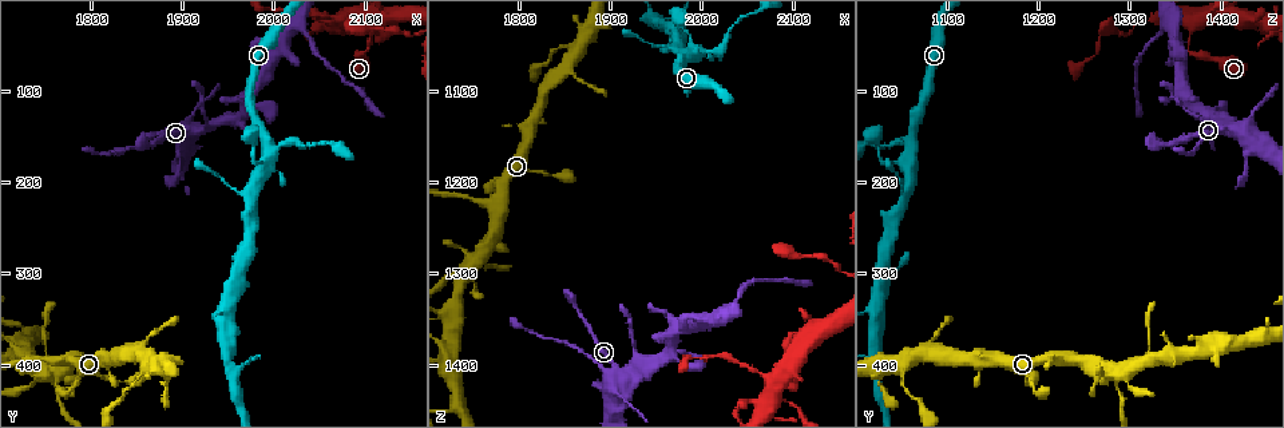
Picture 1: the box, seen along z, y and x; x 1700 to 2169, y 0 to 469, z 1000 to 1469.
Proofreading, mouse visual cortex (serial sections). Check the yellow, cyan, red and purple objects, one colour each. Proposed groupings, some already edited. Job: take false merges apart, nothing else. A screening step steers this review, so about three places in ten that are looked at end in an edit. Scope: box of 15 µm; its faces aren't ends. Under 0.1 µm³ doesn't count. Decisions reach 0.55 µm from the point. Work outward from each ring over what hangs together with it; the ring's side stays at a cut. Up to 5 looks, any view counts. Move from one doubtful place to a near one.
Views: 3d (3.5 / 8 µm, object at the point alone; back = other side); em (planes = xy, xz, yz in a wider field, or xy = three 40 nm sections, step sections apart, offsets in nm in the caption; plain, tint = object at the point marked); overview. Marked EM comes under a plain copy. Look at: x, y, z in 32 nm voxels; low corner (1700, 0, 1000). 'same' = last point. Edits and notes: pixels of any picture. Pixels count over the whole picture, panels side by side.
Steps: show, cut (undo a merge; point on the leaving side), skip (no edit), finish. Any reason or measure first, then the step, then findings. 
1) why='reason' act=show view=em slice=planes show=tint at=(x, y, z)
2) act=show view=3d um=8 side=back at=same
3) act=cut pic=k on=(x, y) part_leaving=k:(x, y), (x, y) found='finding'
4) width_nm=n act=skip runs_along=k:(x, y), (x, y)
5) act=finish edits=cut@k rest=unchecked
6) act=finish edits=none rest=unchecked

why='abrupt turn' act=show view=3d um=3.5 at=(1990, 175, 1060)

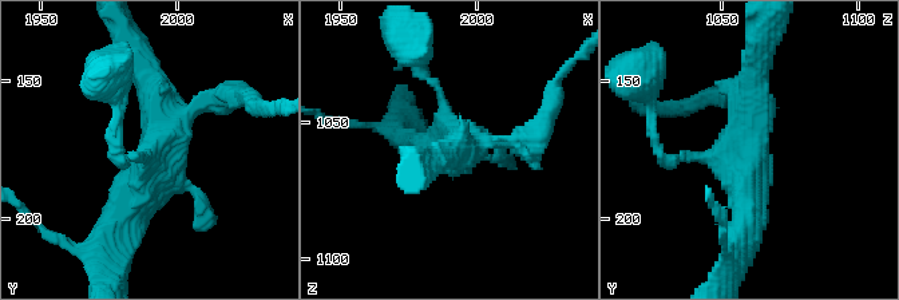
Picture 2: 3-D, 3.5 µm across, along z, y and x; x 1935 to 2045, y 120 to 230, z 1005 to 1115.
act=show view=em slice=planes show=tint at=(1992, 175, 1059)

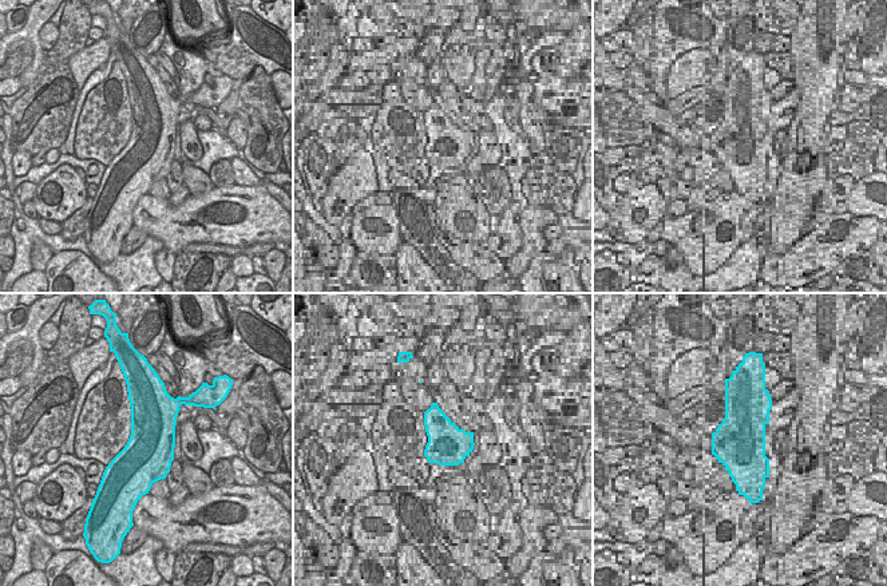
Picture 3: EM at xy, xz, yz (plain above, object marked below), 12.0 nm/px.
act=skip runs_along=2:(142, 67), (162, 145), (117, 227) found='one cell here'

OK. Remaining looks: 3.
why='thick turns thin' act=show view=em slice=xy step=3 show=tint at=(2035, 40, 1325)

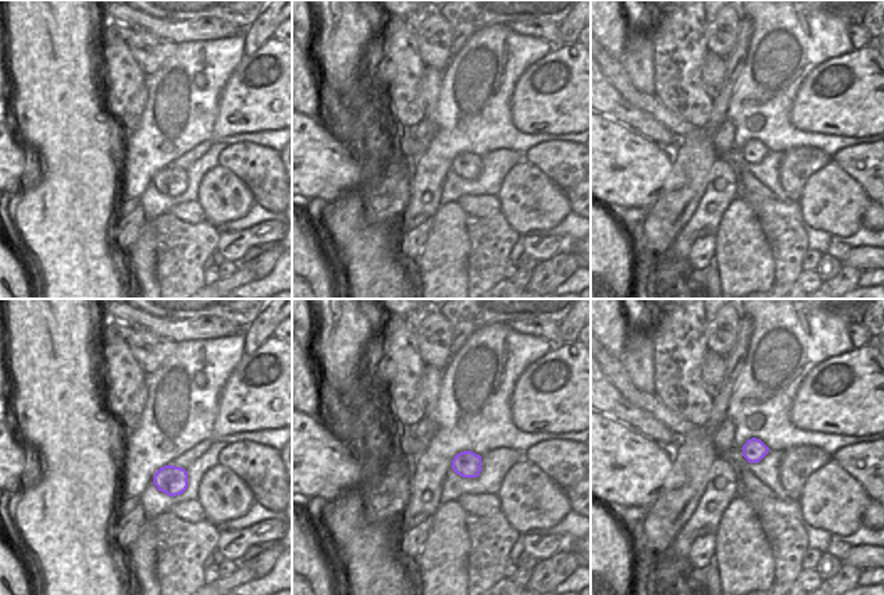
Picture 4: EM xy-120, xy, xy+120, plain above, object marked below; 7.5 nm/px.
why='wider look' act=show view=3d um=3.5 at=same

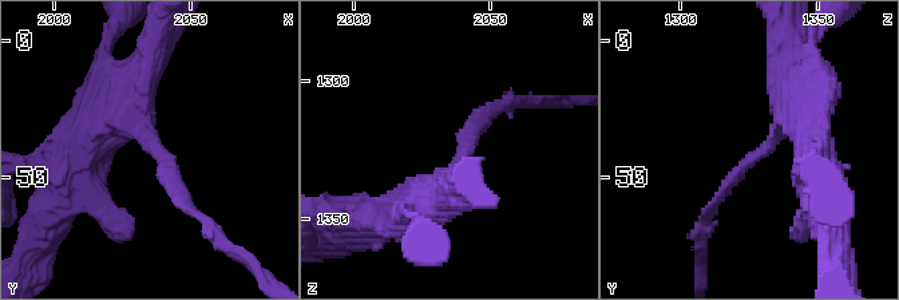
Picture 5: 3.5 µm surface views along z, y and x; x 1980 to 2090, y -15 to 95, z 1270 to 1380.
act=cut pic=5 on=(170, 184) part_leaving=5:(158, 153), (183, 202), (224, 244) found='two cells meet here'

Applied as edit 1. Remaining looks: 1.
act=finish edits=cut@5 rest=unchecked

